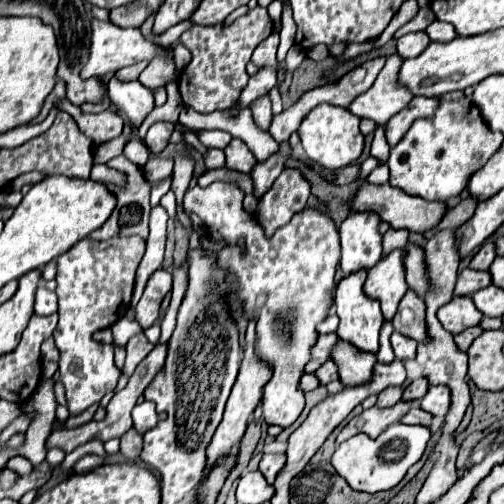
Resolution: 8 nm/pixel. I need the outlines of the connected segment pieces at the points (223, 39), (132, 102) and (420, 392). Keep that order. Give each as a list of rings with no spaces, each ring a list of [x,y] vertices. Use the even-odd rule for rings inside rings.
[[[257,6],[247,14],[239,16],[231,24],[223,26],[191,26],[181,34],[181,42],[191,52],[191,62],[181,74],[179,90],[183,104],[199,114],[209,114],[215,110],[227,110],[235,104],[241,90],[247,86],[249,74],[245,66],[253,50],[273,32],[273,22],[265,8]]]
[[[111,78],[109,86],[111,102],[123,110],[131,124],[139,126],[145,116],[153,110],[153,92],[145,88],[141,82],[121,82],[119,78]]]
[[[415,380],[413,384],[409,384],[407,388],[405,388],[405,392],[403,392],[403,402],[411,402],[411,400],[421,400],[423,396],[425,396],[425,392],[427,392],[427,384],[425,384],[425,380]]]

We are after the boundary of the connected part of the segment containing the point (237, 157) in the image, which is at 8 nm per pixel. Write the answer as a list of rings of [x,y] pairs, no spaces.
[[[233,138],[229,148],[225,148],[225,164],[229,170],[237,170],[243,174],[249,174],[253,170],[253,166],[257,164],[255,156],[251,154],[251,150],[247,148],[247,144],[239,138]]]

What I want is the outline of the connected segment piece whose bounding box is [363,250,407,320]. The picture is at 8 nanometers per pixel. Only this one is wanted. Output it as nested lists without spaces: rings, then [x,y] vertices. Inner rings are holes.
[[[393,250],[367,272],[363,292],[367,298],[381,302],[385,320],[393,320],[399,300],[407,292],[405,276],[401,276],[401,250]]]

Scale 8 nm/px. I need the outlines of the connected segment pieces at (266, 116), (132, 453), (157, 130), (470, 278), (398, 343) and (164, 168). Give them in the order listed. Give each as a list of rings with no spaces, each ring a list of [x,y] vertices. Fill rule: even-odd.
[[[261,96],[261,98],[253,100],[253,102],[249,104],[249,108],[251,108],[251,112],[253,112],[253,120],[255,120],[255,124],[257,124],[261,130],[269,130],[269,126],[271,126],[271,118],[273,118],[269,96]]]
[[[131,428],[121,436],[121,454],[127,460],[137,460],[141,454],[141,444],[143,444],[143,436],[135,428]]]
[[[155,122],[155,124],[147,130],[147,136],[145,136],[147,148],[149,148],[153,154],[163,152],[165,146],[167,146],[167,142],[169,142],[171,132],[173,132],[173,124],[171,124],[171,122]]]
[[[465,268],[457,276],[455,284],[455,296],[471,296],[473,292],[489,286],[489,272],[473,272],[471,268]]]
[[[399,332],[391,334],[391,346],[395,350],[395,358],[397,360],[409,360],[415,358],[415,350],[417,350],[417,342],[409,340],[407,336],[401,336]]]
[[[153,158],[147,166],[145,166],[145,174],[149,178],[151,184],[155,184],[157,180],[169,176],[173,172],[173,160],[171,158]]]

